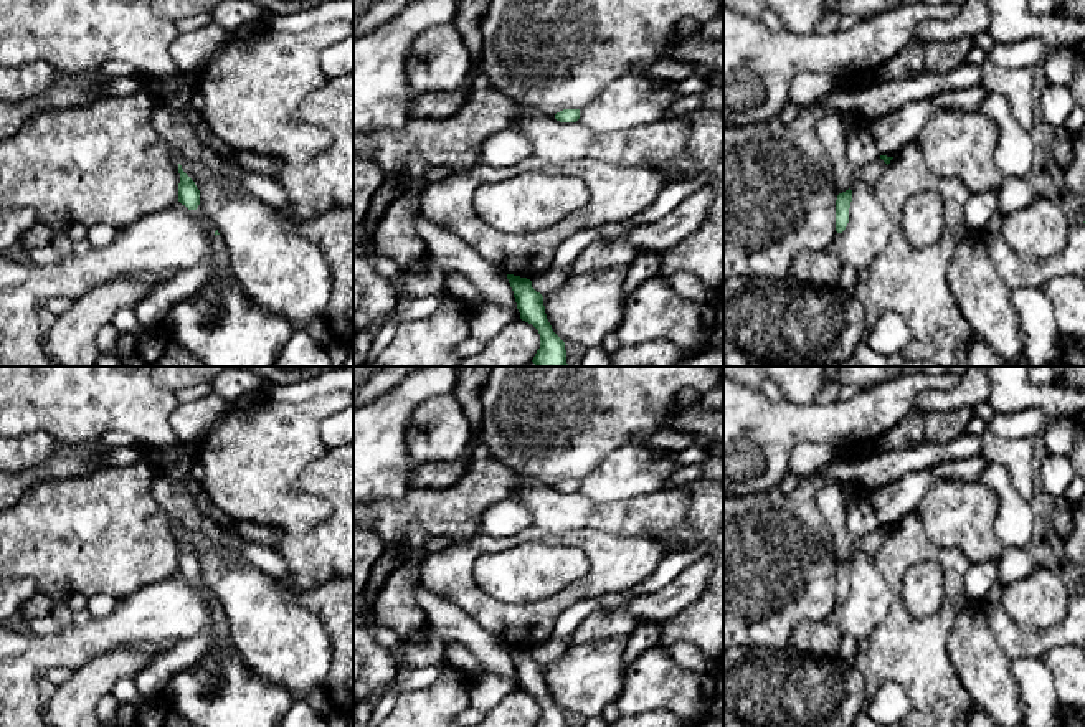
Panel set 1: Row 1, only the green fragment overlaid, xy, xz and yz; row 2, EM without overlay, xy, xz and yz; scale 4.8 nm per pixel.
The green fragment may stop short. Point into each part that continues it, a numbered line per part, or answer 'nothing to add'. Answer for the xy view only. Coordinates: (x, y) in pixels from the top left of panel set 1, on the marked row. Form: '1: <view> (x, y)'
1: xy (222, 258)

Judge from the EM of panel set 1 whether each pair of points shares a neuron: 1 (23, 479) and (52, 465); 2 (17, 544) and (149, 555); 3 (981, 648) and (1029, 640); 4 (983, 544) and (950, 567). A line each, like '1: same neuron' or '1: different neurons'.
1: same neuron
2: same neuron
3: different neurons
4: different neurons

